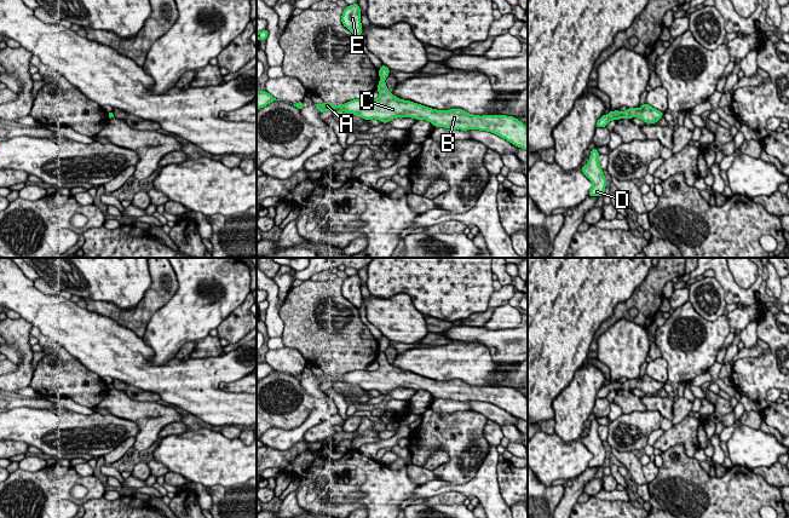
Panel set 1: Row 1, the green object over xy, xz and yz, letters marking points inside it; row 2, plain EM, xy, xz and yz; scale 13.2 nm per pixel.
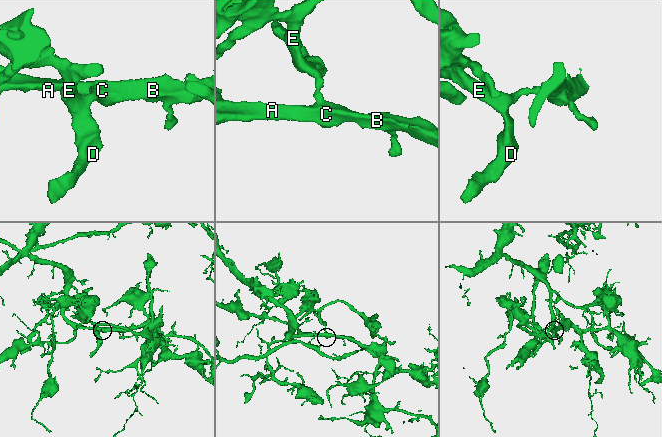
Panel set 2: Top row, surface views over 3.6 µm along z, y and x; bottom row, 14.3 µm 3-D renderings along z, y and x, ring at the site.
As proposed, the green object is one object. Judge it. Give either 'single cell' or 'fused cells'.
fused cells

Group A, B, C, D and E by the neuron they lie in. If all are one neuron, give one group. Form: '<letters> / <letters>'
A B C / D E

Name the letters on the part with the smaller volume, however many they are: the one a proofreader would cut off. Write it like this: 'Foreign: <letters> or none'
Foreign: D, E

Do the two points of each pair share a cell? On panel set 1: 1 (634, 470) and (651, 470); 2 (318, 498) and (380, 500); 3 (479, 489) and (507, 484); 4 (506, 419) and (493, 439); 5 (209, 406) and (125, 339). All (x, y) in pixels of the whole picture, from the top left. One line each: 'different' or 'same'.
1: different
2: same
3: different
4: different
5: same

